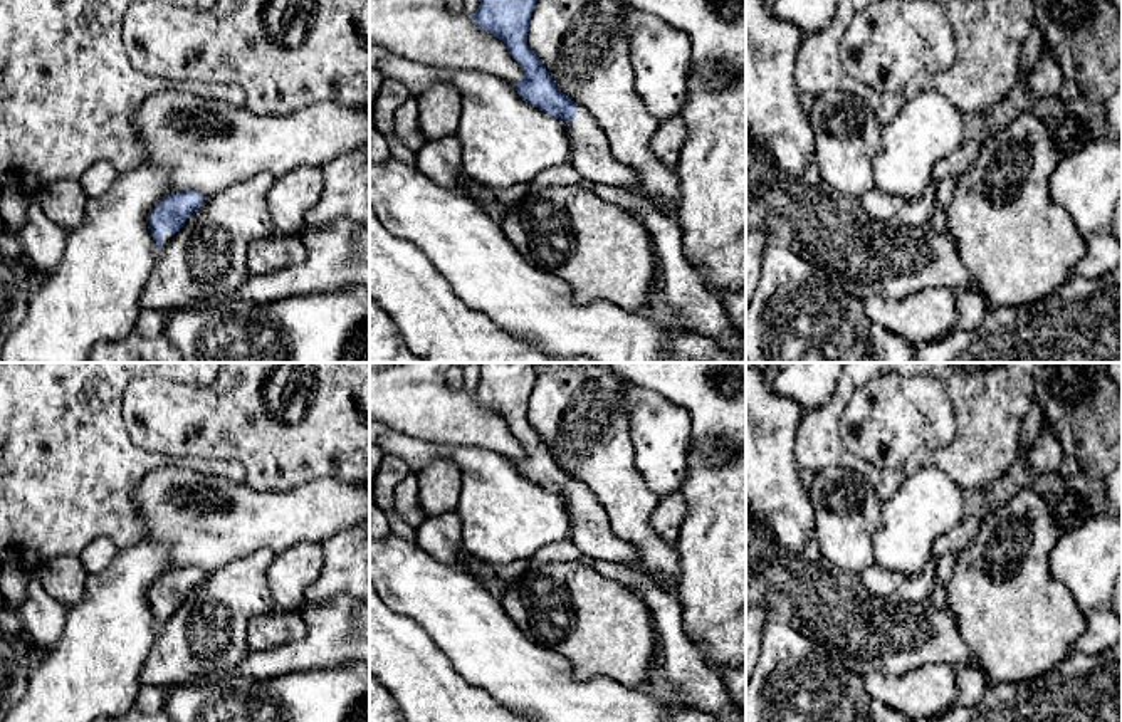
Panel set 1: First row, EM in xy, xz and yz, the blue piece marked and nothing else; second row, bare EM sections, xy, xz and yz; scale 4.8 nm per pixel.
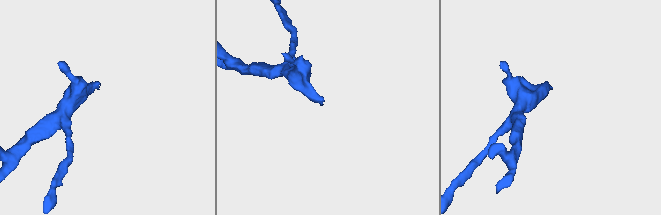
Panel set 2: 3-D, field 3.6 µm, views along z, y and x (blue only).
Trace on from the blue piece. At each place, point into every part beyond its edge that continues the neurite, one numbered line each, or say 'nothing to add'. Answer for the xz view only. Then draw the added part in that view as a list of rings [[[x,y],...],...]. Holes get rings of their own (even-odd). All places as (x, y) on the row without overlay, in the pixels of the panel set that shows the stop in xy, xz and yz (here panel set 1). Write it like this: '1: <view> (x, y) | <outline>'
1: xz (590, 531) | [[[578,482],[576,494],[566,499],[566,504],[571,541],[586,557],[620,564],[633,564],[640,559],[633,544],[611,532],[605,509],[583,482]]]

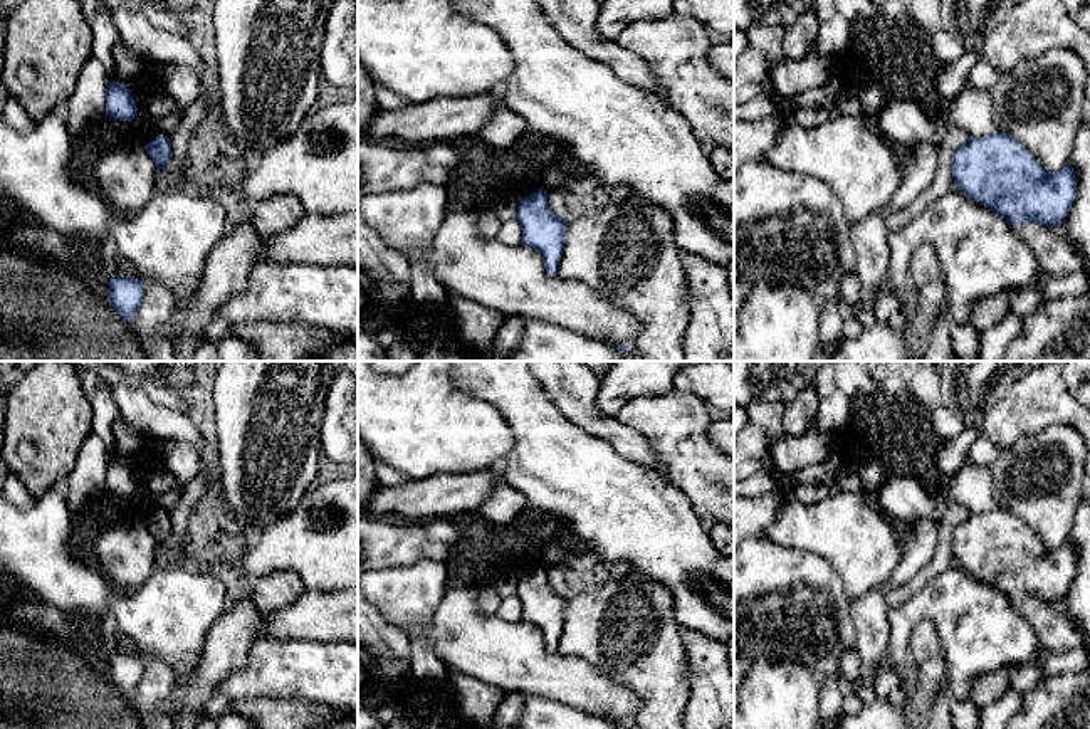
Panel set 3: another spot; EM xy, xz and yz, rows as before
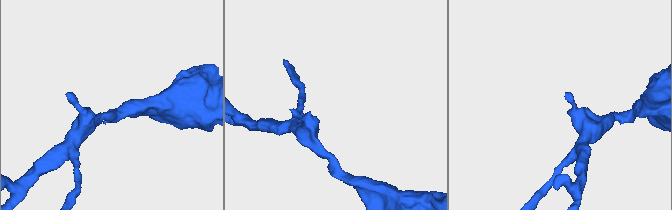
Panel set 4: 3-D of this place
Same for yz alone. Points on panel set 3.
nothing to add

